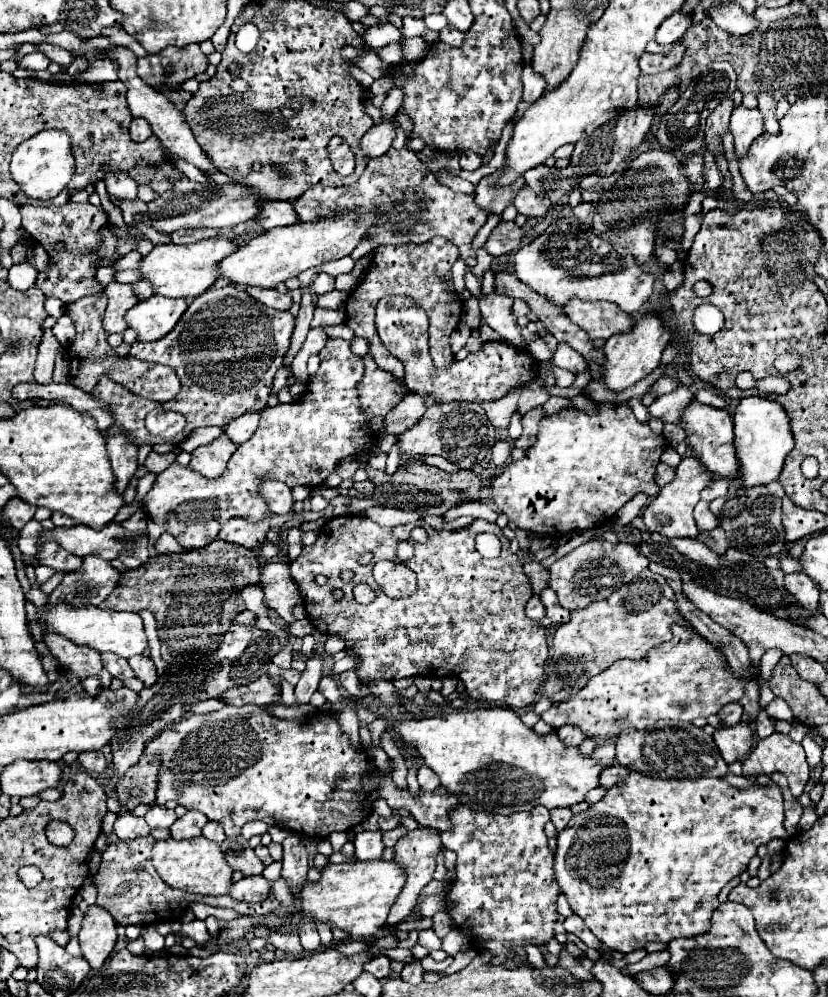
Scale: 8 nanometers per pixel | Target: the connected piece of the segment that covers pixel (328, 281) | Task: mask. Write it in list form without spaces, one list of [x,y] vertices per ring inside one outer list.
[[[319,274],[319,276],[315,278],[315,282],[311,284],[311,292],[313,292],[315,296],[321,296],[321,294],[325,294],[325,292],[331,292],[331,288],[335,288],[335,278],[329,276],[329,274]]]

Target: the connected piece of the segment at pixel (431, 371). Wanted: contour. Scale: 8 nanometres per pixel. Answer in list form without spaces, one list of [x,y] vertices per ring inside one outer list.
[[[385,296],[377,304],[377,332],[387,350],[399,360],[403,360],[405,366],[405,384],[409,392],[417,392],[421,396],[433,396],[435,402],[493,402],[503,398],[515,388],[521,388],[537,378],[535,372],[535,360],[533,356],[517,348],[513,344],[495,340],[485,342],[479,352],[467,354],[465,360],[453,362],[449,368],[439,370],[435,368],[431,354],[429,354],[429,320],[421,306],[417,306],[409,296]]]

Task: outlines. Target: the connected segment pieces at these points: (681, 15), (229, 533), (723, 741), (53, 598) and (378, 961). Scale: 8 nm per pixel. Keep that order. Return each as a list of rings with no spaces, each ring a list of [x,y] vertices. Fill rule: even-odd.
[[[675,10],[667,20],[657,30],[657,42],[659,44],[673,44],[683,38],[687,28],[693,22],[693,12],[691,10]]]
[[[231,518],[229,522],[225,522],[225,526],[219,532],[219,540],[229,542],[229,544],[237,544],[249,550],[261,548],[265,542],[265,534],[269,530],[267,522],[259,522],[259,524],[251,524],[239,518]]]
[[[739,722],[731,728],[719,728],[713,734],[713,740],[717,748],[721,750],[721,756],[727,764],[733,764],[735,760],[747,758],[747,754],[753,748],[753,730],[747,722]]]
[[[89,554],[83,558],[81,568],[67,572],[63,582],[53,594],[49,594],[49,604],[65,602],[69,606],[99,606],[119,584],[119,572],[111,562],[101,556]]]
[[[373,958],[371,962],[367,962],[365,970],[367,970],[367,972],[371,972],[375,978],[385,980],[385,978],[389,978],[389,974],[391,974],[389,958]]]

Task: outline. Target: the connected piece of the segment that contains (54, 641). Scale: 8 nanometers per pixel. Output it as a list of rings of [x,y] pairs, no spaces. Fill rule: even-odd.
[[[43,630],[43,642],[47,644],[49,652],[61,662],[63,668],[71,670],[79,680],[95,676],[101,672],[101,654],[87,646],[77,646],[69,638],[55,634],[53,630]]]

